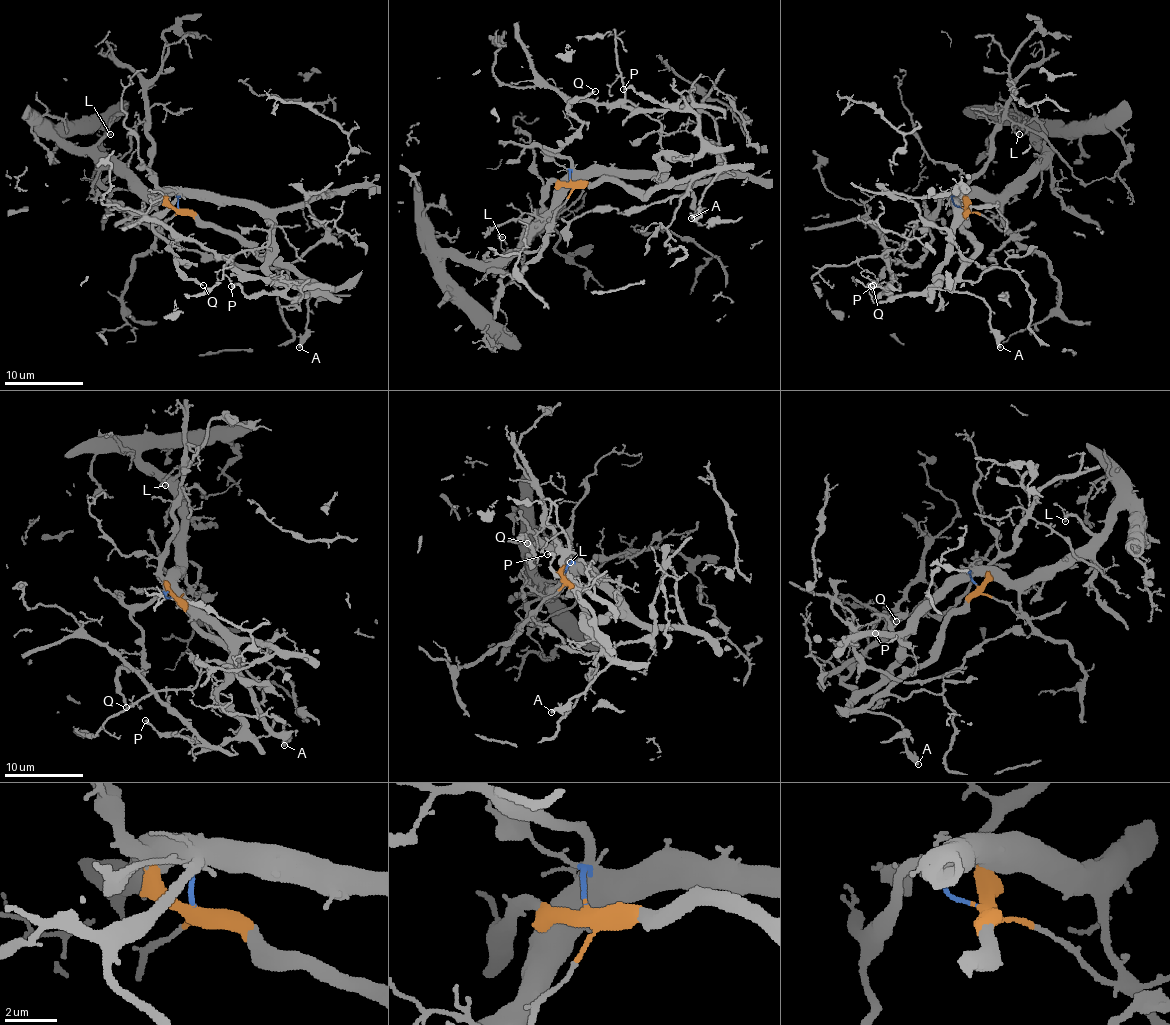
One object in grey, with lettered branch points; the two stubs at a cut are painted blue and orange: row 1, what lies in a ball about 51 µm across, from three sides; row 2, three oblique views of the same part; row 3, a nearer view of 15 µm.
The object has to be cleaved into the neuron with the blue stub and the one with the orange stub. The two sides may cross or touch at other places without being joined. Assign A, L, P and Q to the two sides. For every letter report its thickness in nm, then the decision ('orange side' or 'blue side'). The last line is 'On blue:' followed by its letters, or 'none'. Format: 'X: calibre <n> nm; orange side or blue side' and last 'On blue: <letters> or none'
A: calibre 320 nm; orange side
L: calibre 120 nm; blue side
P: calibre 240 nm; blue side
Q: calibre 200 nm; blue side
On blue: L, P, Q

